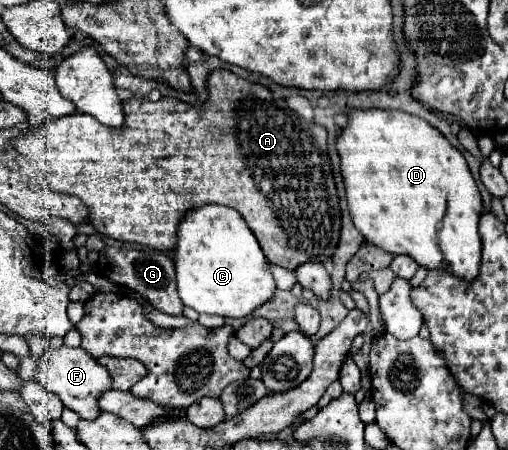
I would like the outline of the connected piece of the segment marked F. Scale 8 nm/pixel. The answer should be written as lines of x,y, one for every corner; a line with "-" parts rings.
48,348
44,356
36,360
36,380
52,390
68,408
78,412
82,418
94,418
100,412
98,396
110,388
110,376
102,364
98,364
82,348

